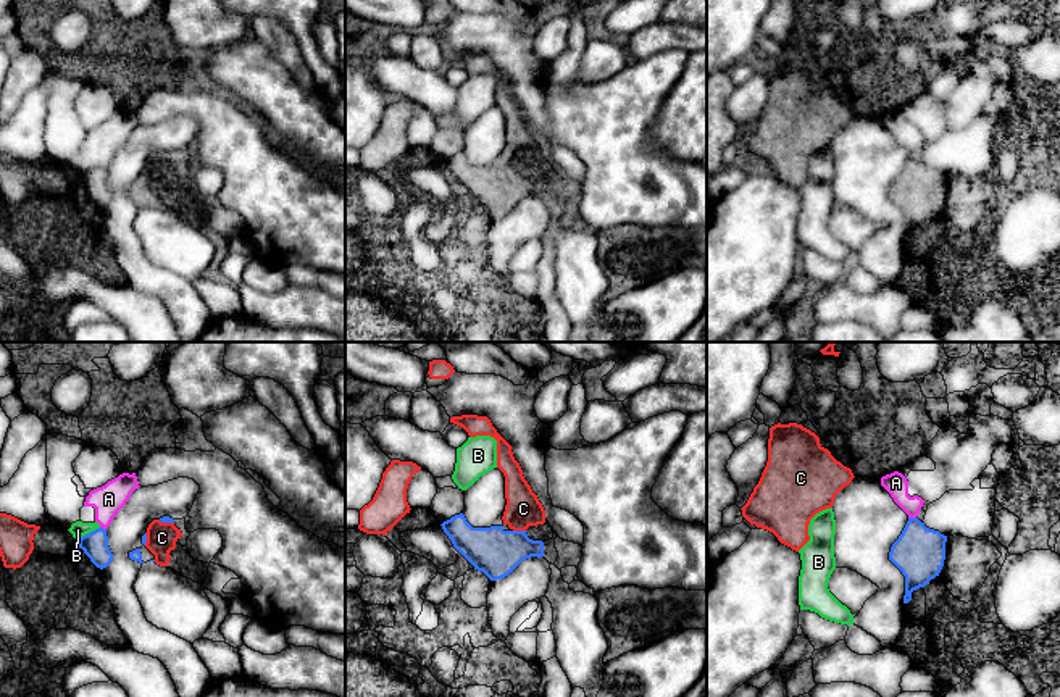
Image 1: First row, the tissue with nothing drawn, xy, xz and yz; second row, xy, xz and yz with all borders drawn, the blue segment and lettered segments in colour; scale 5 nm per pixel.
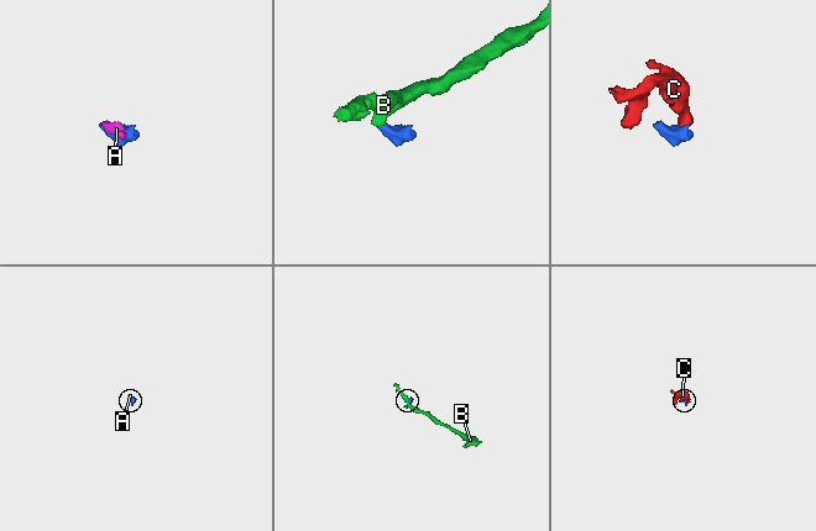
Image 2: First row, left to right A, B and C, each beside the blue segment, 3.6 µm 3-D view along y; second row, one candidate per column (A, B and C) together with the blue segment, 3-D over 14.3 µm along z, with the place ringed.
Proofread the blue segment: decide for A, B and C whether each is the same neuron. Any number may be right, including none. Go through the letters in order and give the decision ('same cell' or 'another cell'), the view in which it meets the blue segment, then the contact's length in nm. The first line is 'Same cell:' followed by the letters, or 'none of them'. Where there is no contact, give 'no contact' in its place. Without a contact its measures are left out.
Same cell: C
A: another cell; contact in yz; length 40 nm
B: another cell; contact in xy; length 140 nm
C: same cell; contact in xz; length 60 nm

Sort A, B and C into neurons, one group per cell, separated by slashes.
A B / C

